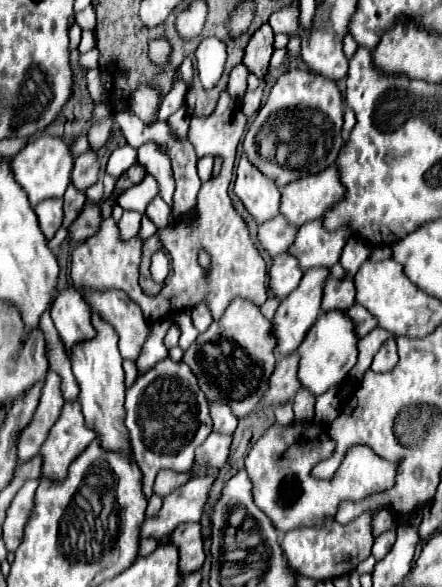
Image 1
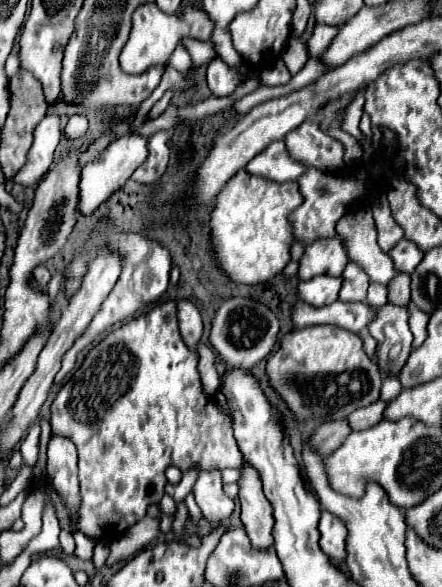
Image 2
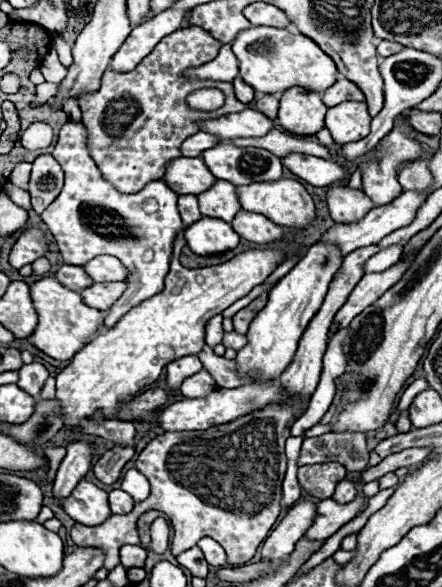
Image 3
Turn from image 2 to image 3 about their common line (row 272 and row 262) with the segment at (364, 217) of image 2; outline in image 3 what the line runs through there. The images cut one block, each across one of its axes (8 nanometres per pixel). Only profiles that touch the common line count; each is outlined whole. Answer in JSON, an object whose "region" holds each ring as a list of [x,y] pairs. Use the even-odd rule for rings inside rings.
{"region":[[[384,248],[376,256],[372,256],[372,260],[366,262],[366,272],[388,270],[400,260],[400,256],[402,256],[402,248]]]}

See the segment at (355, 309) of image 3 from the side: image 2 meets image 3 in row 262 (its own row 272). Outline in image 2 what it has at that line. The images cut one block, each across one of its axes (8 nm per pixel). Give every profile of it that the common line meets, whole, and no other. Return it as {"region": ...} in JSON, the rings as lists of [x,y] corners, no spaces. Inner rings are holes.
{"region":[[[404,238],[404,240],[398,242],[398,246],[394,246],[394,248],[388,252],[388,256],[392,258],[394,268],[396,268],[398,274],[410,274],[412,268],[416,268],[416,266],[420,264],[424,252],[422,252],[416,244],[412,244],[410,240]]]}

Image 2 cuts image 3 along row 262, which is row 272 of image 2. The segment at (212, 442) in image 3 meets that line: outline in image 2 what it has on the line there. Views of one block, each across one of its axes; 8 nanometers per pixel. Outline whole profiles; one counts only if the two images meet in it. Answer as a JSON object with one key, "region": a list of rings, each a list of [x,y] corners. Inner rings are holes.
{"region":[[[348,262],[342,274],[342,290],[340,300],[342,302],[366,302],[366,290],[370,286],[368,274],[354,262]]]}

